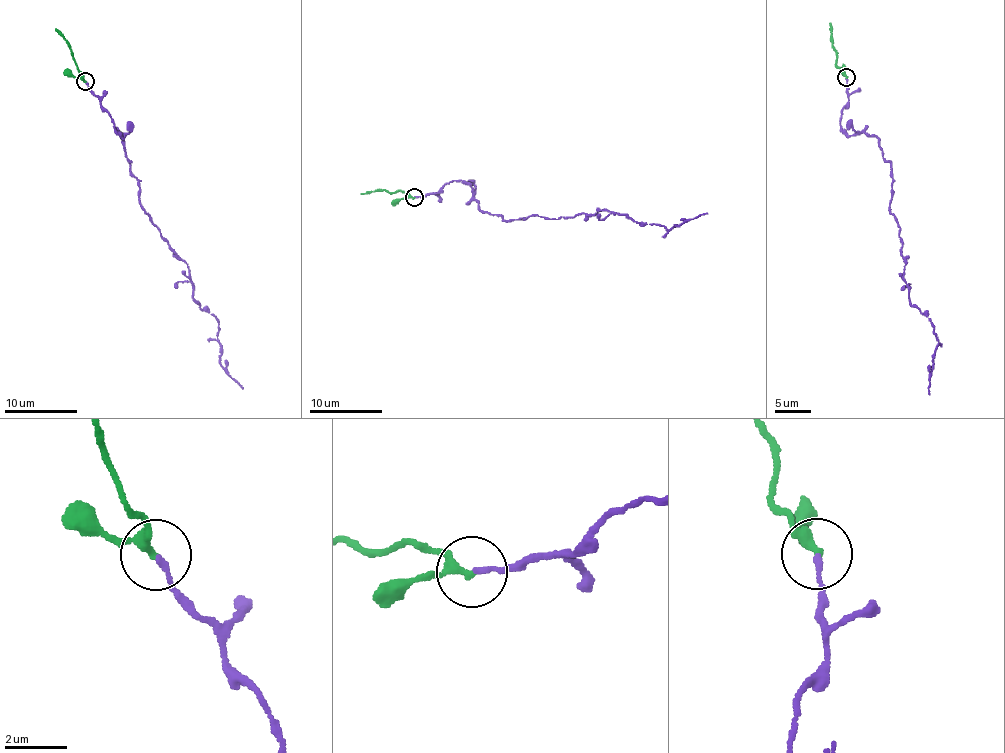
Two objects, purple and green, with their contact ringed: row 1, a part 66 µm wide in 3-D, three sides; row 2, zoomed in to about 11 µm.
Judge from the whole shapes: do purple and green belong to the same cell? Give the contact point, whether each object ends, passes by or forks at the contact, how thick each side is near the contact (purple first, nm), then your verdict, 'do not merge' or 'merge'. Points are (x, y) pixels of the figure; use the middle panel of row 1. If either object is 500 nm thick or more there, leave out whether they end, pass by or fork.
place (414, 197); purple ends; green passes by; calibres 150 and 240 nm; merge

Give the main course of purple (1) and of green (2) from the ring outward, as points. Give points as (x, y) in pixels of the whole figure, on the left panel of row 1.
1: (85, 80), (123, 137), (141, 209), (189, 269), (200, 308), (218, 321), (220, 366), (242, 389)
2: (85, 80), (67, 39), (56, 29)

